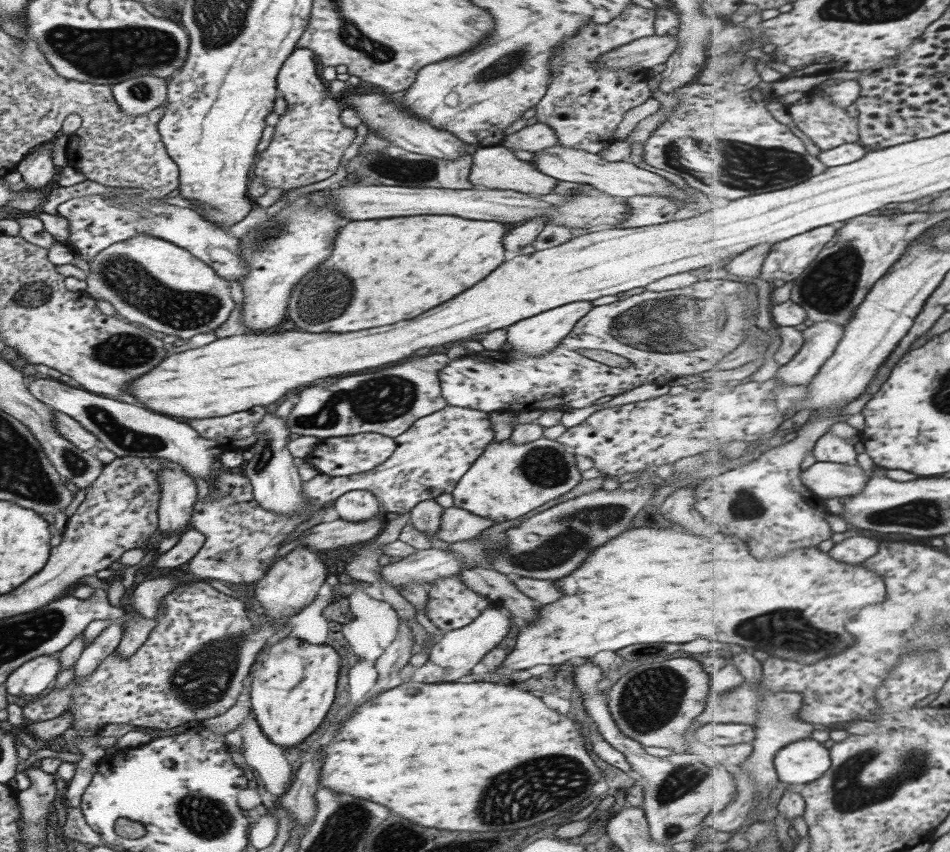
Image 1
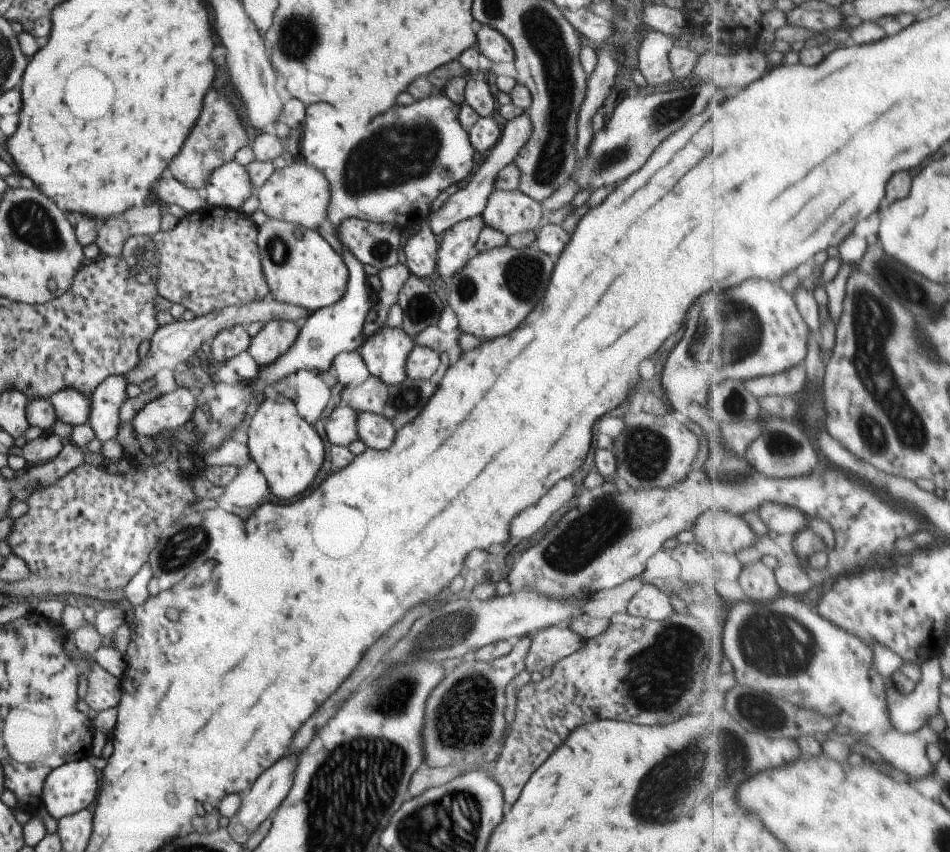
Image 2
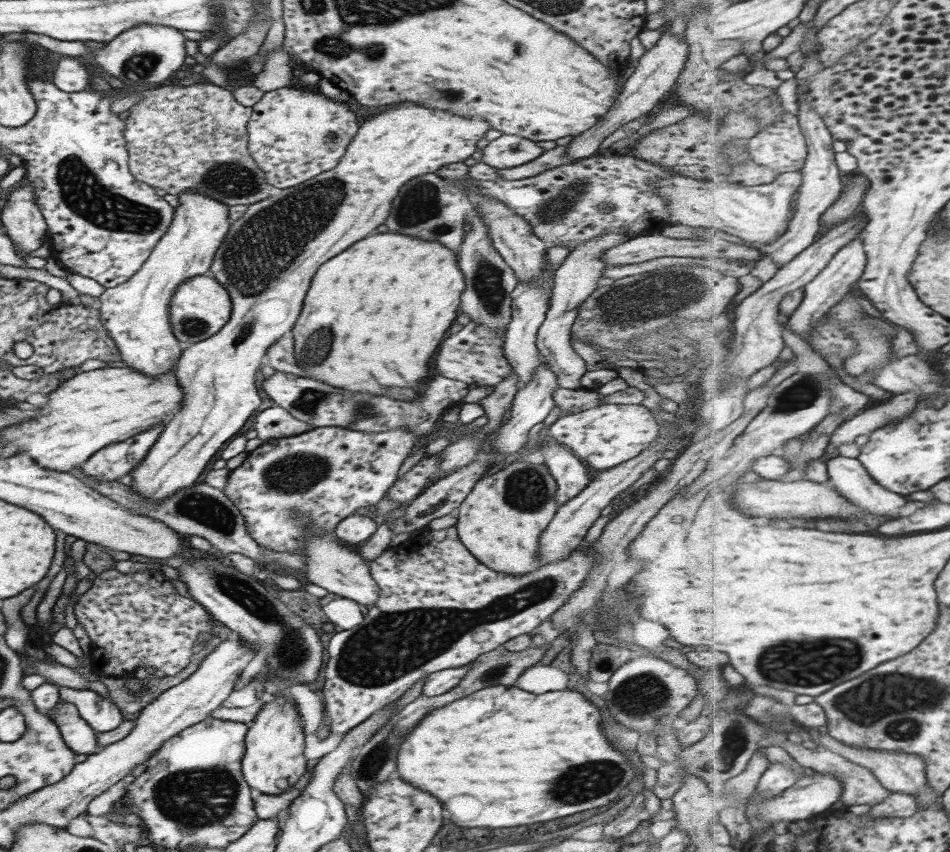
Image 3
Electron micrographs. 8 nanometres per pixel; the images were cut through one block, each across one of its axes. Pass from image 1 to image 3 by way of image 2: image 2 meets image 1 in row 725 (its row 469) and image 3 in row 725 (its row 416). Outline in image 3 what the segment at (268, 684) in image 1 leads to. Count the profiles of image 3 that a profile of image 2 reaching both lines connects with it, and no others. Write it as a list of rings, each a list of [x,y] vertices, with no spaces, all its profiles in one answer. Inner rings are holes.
[[[281,694],[267,697],[244,736],[244,753],[240,769],[244,781],[259,793],[276,795],[292,788],[308,768],[303,758],[305,734],[299,724],[300,716],[293,701]]]

